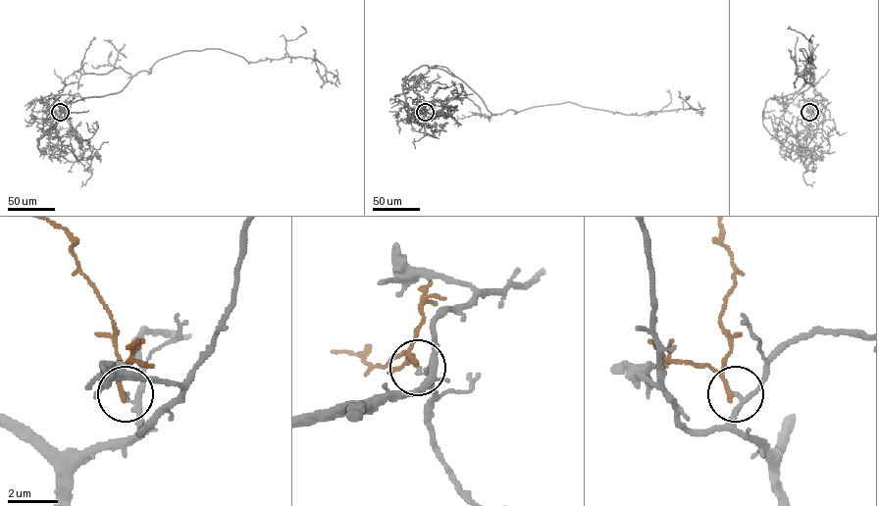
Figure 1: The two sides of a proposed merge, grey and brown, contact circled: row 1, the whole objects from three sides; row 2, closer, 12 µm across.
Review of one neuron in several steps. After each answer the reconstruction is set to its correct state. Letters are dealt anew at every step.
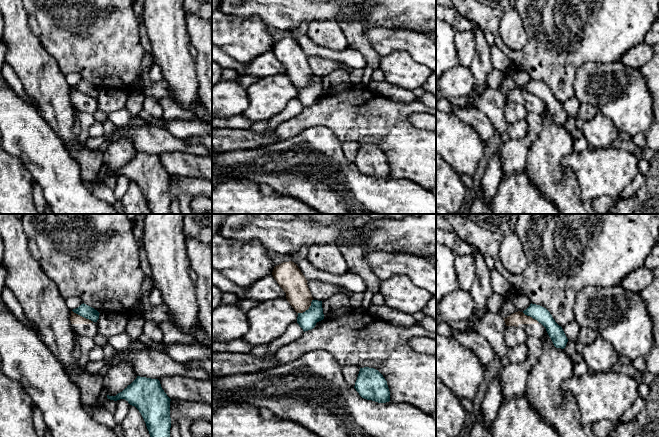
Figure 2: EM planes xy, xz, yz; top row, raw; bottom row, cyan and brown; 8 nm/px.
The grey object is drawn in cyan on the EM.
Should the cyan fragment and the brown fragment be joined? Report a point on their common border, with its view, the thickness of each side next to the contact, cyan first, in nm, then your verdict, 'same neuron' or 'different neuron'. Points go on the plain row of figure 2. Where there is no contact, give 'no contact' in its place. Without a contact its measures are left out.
contact xy (83, 92); calibres 100 and 80 nm; different neuron

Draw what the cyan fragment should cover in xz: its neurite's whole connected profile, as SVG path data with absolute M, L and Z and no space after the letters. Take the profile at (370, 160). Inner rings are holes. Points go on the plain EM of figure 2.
M360 144L354 164L367 176L378 179L390 177L390 167L383 151L374 144Z

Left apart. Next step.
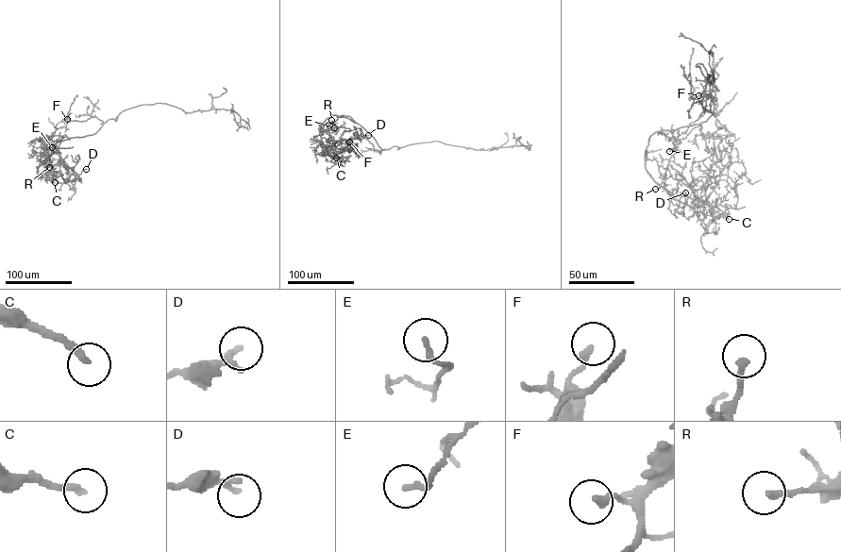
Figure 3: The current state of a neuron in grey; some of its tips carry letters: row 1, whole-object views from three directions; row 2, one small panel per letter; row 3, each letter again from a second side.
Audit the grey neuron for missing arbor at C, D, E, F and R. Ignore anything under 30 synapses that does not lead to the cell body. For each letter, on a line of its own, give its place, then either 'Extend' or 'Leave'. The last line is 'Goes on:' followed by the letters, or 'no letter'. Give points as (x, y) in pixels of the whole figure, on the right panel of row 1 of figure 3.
C: Place: (729, 219). Extend
D: Place: (685, 192). Leave
E: Place: (669, 151). Leave
F: Place: (698, 95). Leave
R: Place: (655, 189). Leave
Goes on: C

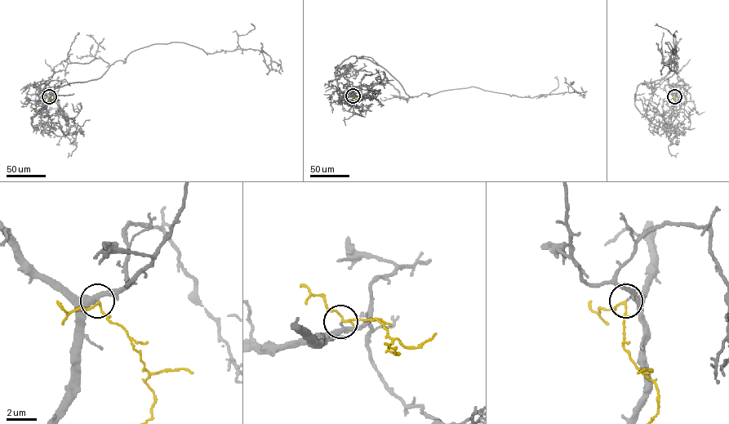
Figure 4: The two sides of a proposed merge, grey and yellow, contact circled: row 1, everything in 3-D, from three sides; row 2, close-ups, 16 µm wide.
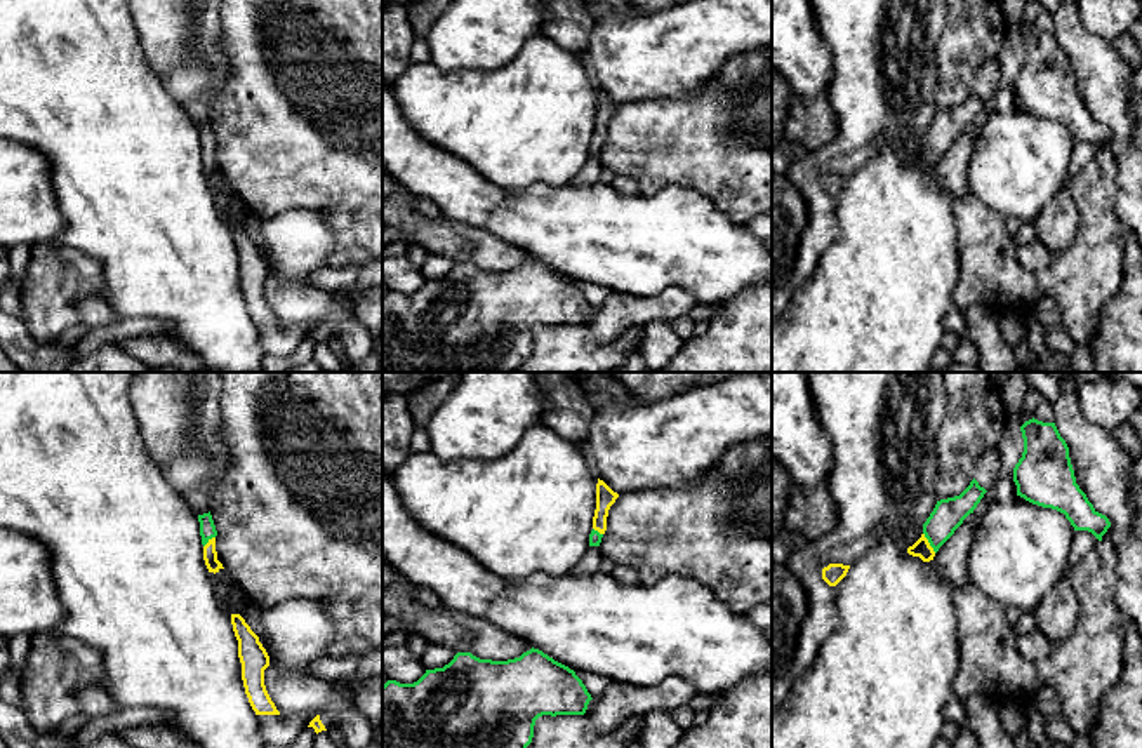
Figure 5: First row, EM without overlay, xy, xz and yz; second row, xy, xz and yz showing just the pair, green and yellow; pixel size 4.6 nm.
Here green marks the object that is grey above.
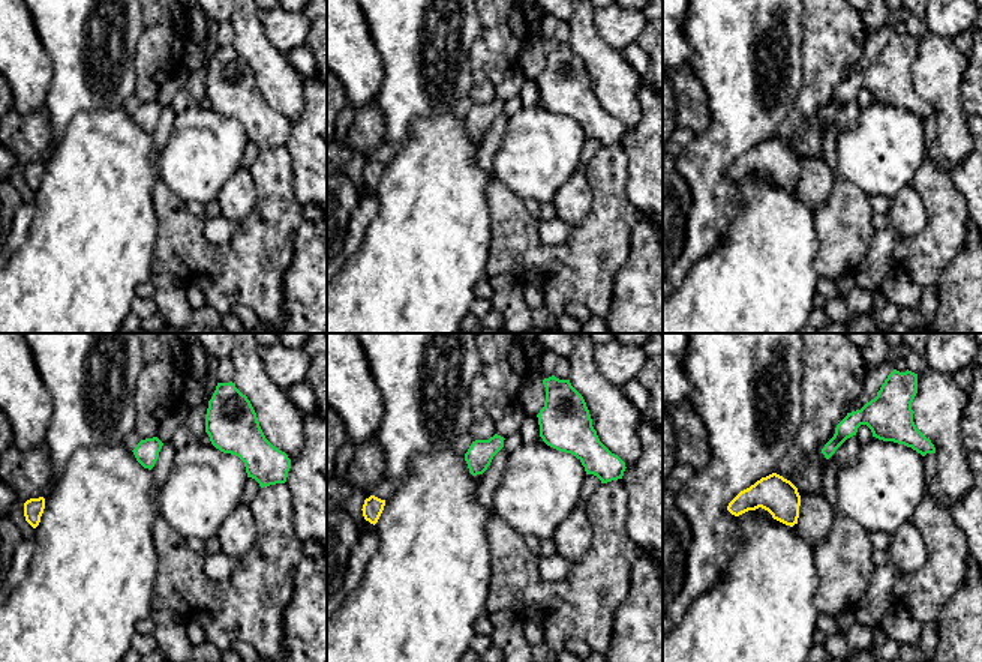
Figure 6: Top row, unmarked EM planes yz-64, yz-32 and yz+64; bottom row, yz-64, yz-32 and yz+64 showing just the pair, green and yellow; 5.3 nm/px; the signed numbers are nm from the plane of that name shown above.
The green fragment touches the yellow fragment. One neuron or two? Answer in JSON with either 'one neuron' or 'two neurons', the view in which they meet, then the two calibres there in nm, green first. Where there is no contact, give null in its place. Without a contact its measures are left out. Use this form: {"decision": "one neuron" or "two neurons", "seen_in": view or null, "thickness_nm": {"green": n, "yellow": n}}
{"decision": "one neuron", "seen_in": "yz", "thickness_nm": {"green": 150, "yellow": 90}}

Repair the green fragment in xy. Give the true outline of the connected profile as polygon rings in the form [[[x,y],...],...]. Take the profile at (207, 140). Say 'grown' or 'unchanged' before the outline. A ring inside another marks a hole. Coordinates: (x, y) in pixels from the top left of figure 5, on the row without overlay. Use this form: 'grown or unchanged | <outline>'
grown | [[[210,122],[198,125],[198,132],[200,132],[200,146],[202,146],[202,155],[203,155],[203,170],[205,170],[209,183],[216,184],[224,177],[217,170],[217,162],[216,162],[217,141],[216,141]]]

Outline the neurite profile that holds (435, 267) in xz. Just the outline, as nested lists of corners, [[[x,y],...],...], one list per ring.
[[[428,256],[426,263],[421,266],[426,280],[443,278],[454,270],[455,263],[440,256]]]

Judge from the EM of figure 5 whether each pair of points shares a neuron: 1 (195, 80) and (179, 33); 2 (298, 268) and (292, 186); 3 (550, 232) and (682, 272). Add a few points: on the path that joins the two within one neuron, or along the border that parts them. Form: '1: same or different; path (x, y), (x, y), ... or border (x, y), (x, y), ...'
1: same; path (195, 68), (183, 46)
2: different; border (259, 220), (306, 207), (331, 228)
3: same; path (583, 232), (624, 244), (649, 244)

